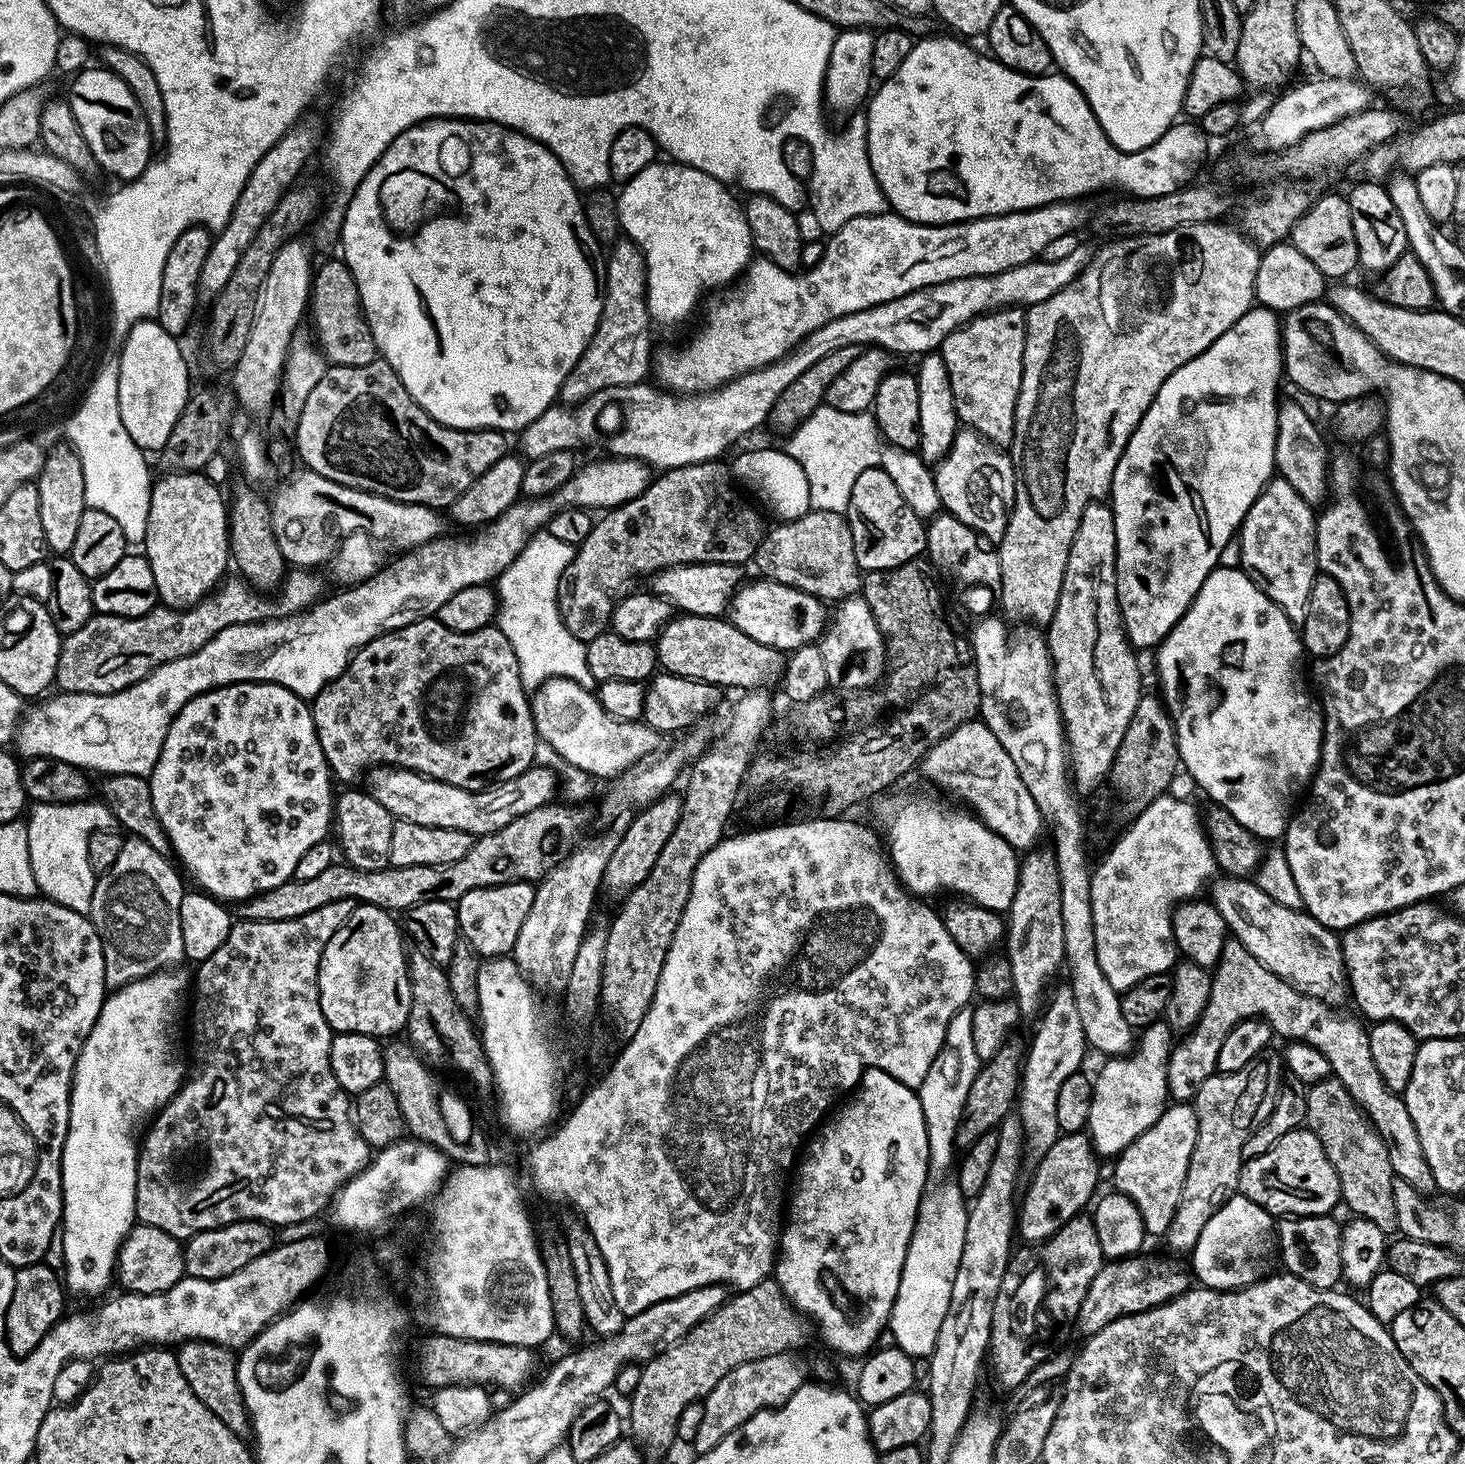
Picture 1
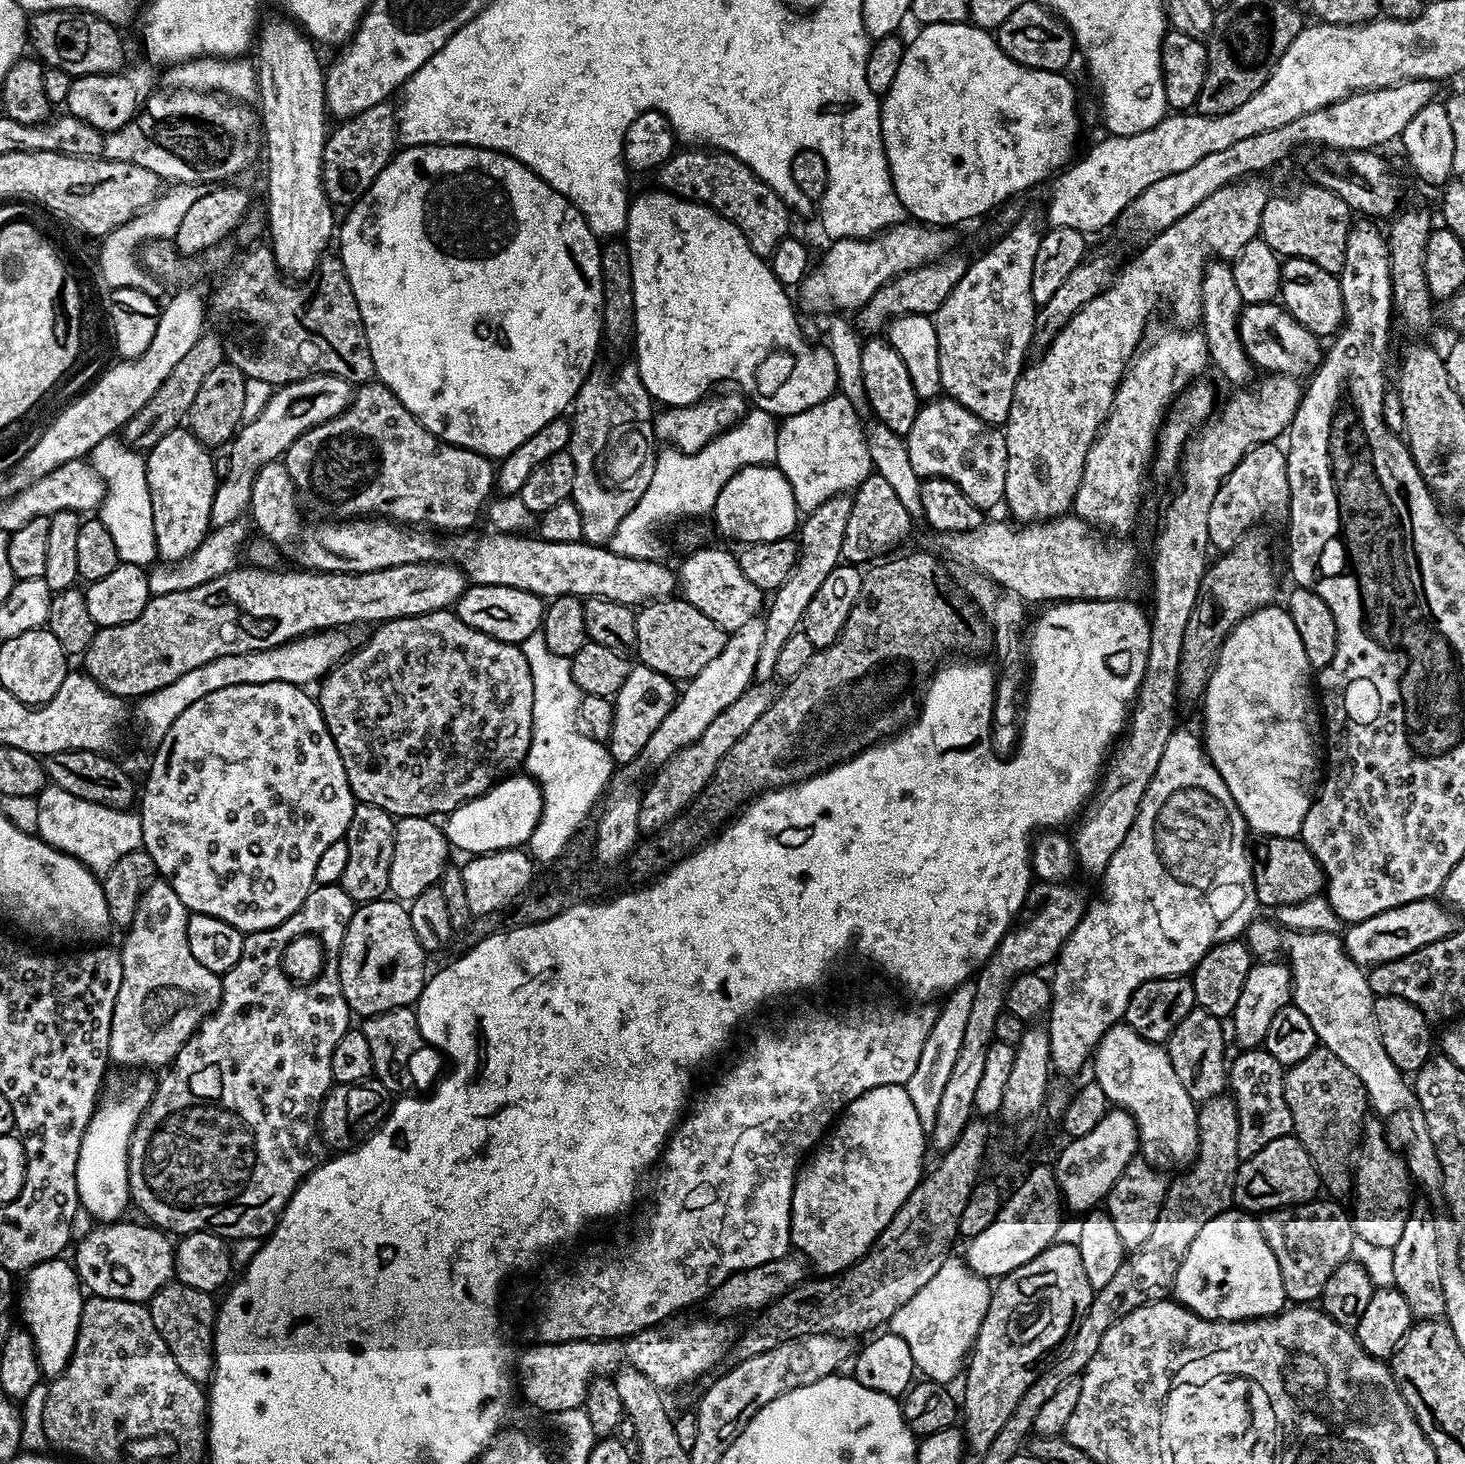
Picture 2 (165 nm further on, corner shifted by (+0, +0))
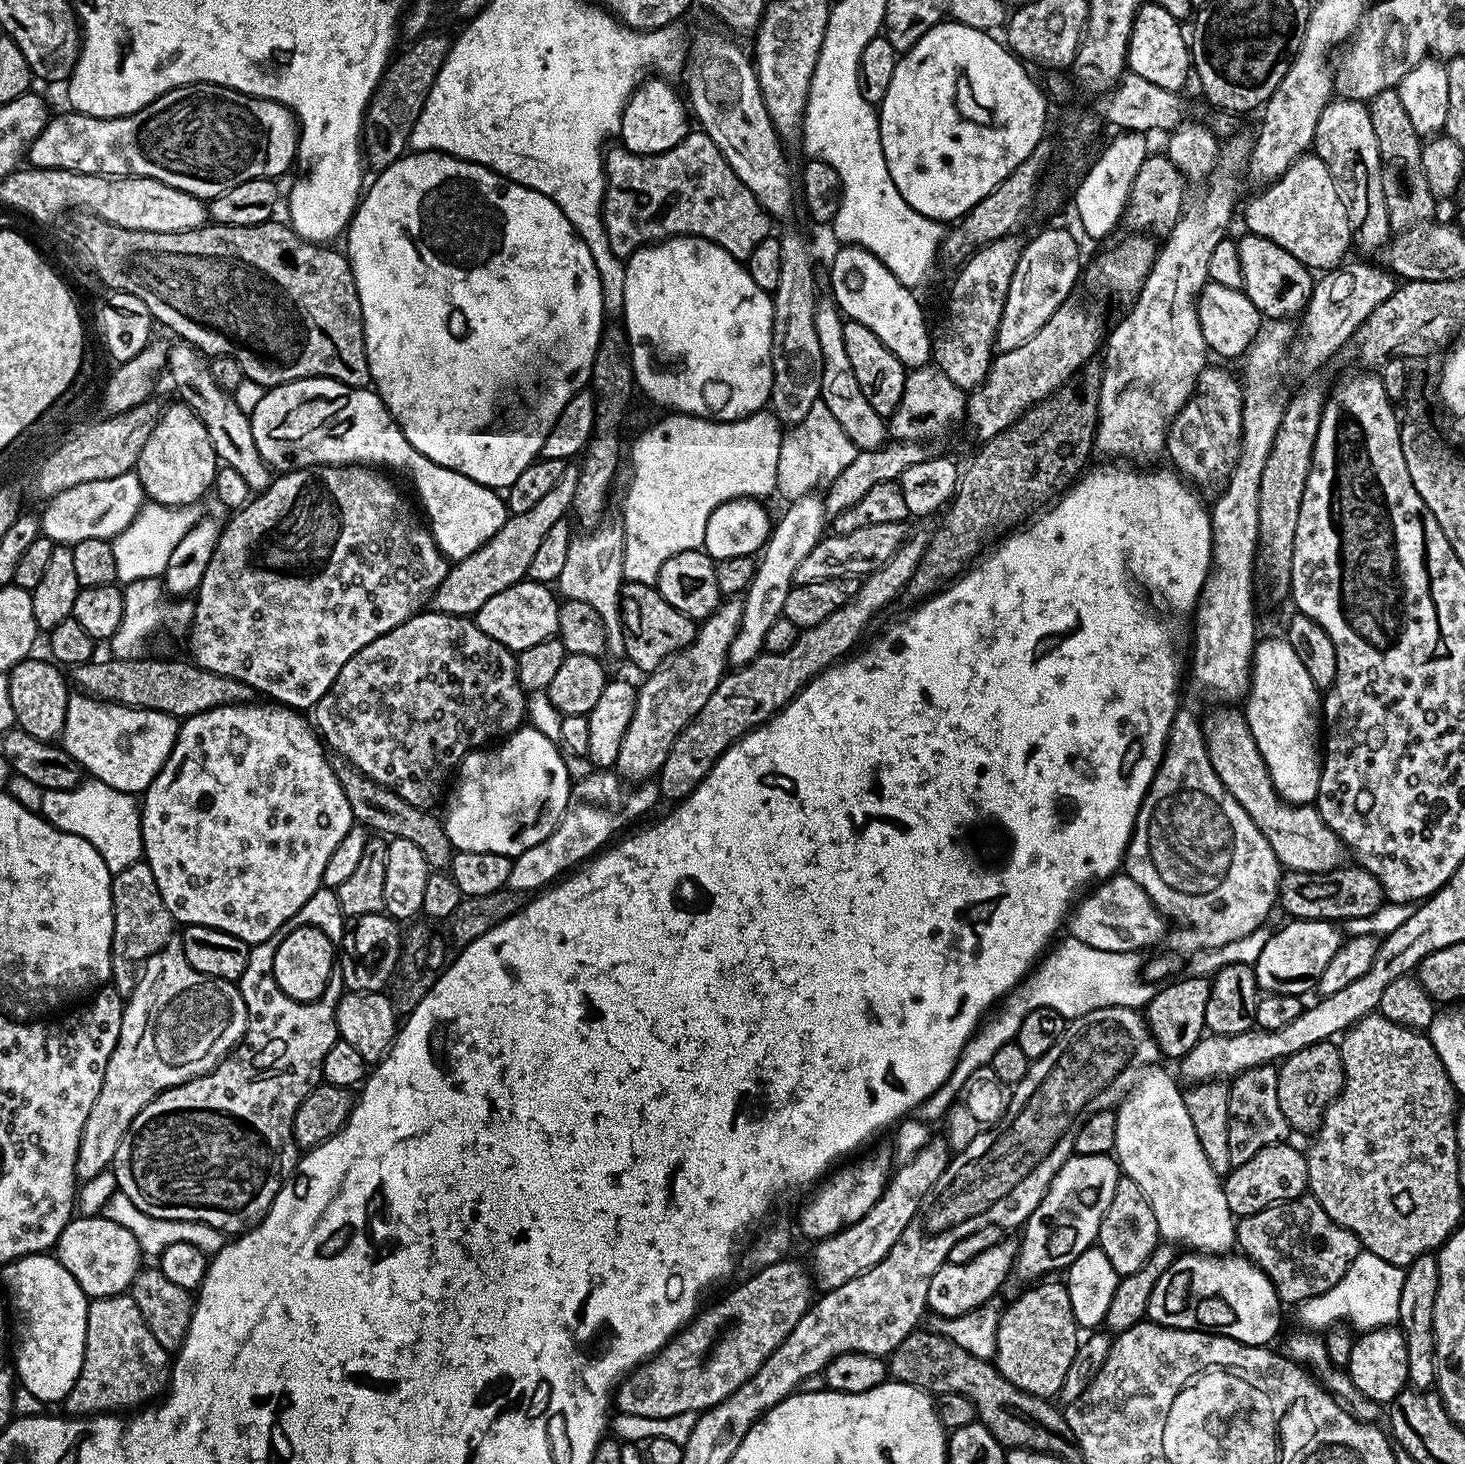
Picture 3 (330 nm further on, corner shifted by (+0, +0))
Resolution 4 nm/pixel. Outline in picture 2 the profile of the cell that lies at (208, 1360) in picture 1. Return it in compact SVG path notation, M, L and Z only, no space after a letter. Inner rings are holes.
M169 1282L153 1294L146 1307L150 1318L154 1318L158 1334L162 1334L162 1342L166 1342L166 1350L174 1354L178 1370L182 1370L182 1374L186 1374L186 1378L190 1378L195 1384L207 1385L216 1365L214 1329L218 1304L213 1293L194 1290L194 1286L179 1282Z

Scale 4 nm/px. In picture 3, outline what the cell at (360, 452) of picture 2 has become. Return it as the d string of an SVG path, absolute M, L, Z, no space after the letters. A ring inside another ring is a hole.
M326 464L318 468L299 468L277 475L268 485L268 489L253 495L252 500L249 499L239 509L240 520L232 520L221 527L218 546L214 546L214 558L210 558L206 574L202 574L198 595L194 600L195 623L186 636L188 648L192 651L191 663L226 678L238 678L238 682L246 682L246 686L250 686L258 694L264 695L265 692L269 701L283 704L285 708L312 710L322 694L330 690L342 666L346 666L346 662L350 662L350 658L354 658L358 650L370 646L370 642L382 638L382 634L402 626L402 622L416 615L422 606L429 603L436 587L446 578L450 561L441 554L440 547L436 545L436 540L426 527L425 521L418 515L417 509L412 509L382 477L375 476L372 472L375 471L368 466Z

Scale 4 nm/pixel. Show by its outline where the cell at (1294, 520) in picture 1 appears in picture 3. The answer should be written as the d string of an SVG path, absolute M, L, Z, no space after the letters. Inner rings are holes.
M1204 367L1196 380L1192 397L1169 424L1166 445L1166 456L1172 459L1171 467L1205 497L1210 496L1208 498L1215 497L1227 486L1239 460L1240 440L1243 438L1241 381L1224 368L1212 367Z

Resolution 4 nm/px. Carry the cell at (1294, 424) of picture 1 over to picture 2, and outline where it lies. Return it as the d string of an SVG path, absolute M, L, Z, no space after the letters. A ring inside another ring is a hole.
M1219 258L1209 260L1202 278L1202 331L1208 343L1208 359L1232 383L1232 386L1248 386L1253 383L1254 365L1240 341L1240 314L1246 305L1238 286L1234 283L1231 263Z

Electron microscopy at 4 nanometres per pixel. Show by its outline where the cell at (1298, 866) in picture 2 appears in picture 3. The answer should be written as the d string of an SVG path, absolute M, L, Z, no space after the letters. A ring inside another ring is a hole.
M1351 866L1335 868L1329 872L1285 871L1280 878L1279 907L1281 909L1284 907L1289 912L1287 915L1297 920L1343 922L1353 920L1354 918L1366 918L1370 914L1374 914L1374 910L1378 910L1383 903L1385 903L1384 891L1378 882L1378 878L1374 878L1374 874L1370 874L1365 868L1359 866L1353 866L1353 868Z

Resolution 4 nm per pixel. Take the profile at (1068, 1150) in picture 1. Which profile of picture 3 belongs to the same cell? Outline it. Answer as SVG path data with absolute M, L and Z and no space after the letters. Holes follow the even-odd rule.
M1002 1238L994 1246L982 1250L982 1254L970 1258L970 1262L965 1264L944 1263L936 1271L934 1278L930 1278L930 1290L926 1290L927 1311L931 1315L933 1312L936 1316L955 1318L975 1312L977 1308L983 1308L993 1299L992 1295L1003 1286L1008 1272L1010 1276L1013 1271L1017 1251L1018 1244L1015 1239Z

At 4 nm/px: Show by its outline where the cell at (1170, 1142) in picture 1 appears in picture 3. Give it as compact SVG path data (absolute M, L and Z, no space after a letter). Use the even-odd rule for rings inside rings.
M1121 1175L1118 1186L1114 1186L1114 1198L1110 1198L1110 1206L1106 1206L1098 1246L1106 1258L1110 1258L1110 1266L1114 1266L1116 1275L1129 1276L1138 1270L1154 1254L1154 1250L1161 1243L1158 1222L1154 1218L1154 1210L1150 1210L1150 1202L1146 1194L1129 1176Z

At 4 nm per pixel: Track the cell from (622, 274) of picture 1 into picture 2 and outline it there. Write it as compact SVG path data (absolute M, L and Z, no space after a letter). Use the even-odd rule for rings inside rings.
M628 362L617 372L600 371L593 370L584 379L572 401L572 437L566 450L574 458L576 477L570 499L582 514L584 540L604 546L611 541L622 518L646 494L646 486L654 478L658 448L654 443L654 401L640 380L635 363ZM624 416L632 420L632 444L620 444L628 436Z

